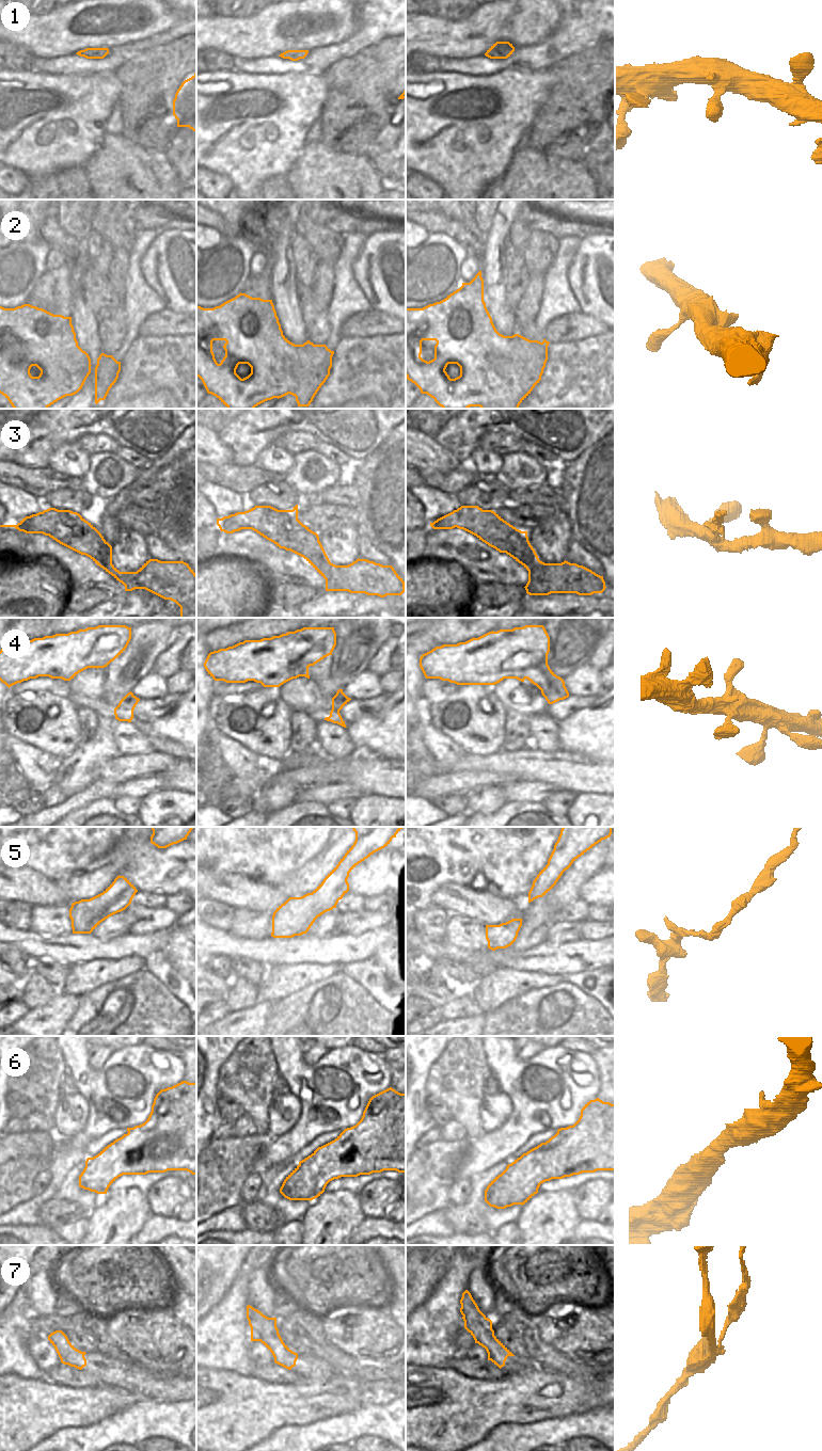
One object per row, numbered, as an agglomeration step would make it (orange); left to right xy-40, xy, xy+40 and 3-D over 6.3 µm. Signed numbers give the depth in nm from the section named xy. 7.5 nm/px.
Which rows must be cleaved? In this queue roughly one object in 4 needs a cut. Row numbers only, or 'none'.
7

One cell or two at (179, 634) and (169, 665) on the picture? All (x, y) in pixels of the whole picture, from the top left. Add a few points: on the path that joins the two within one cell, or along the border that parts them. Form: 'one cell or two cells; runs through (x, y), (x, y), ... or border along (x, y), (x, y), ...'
one cell; runs through (178, 641), (171, 657)

